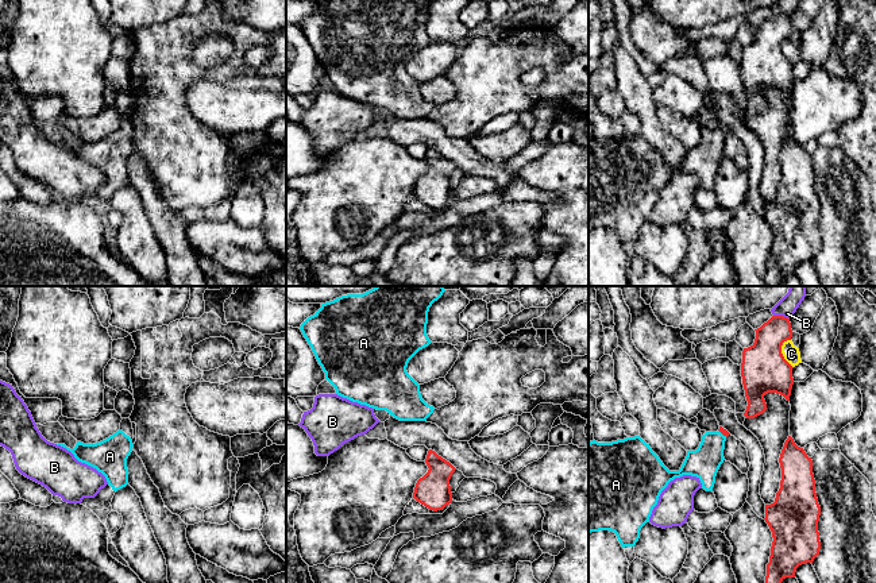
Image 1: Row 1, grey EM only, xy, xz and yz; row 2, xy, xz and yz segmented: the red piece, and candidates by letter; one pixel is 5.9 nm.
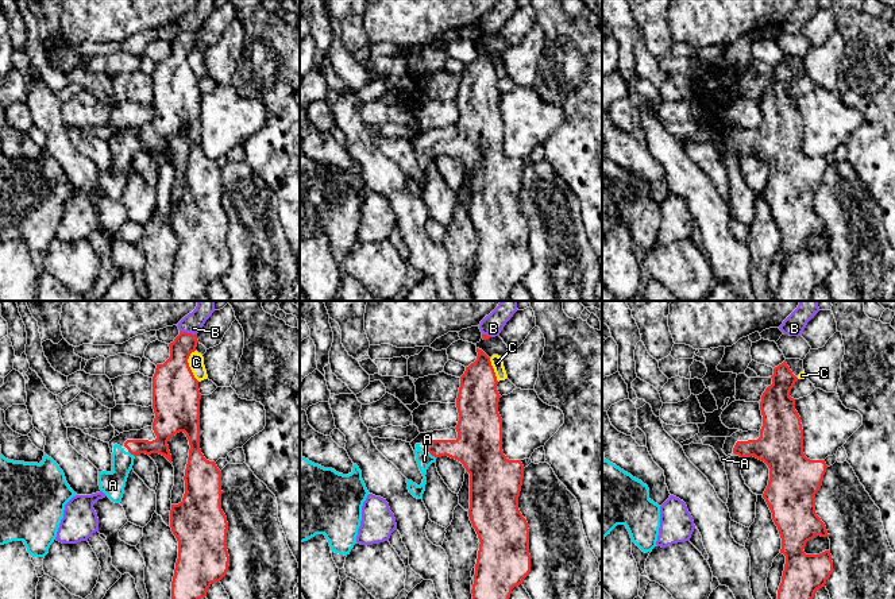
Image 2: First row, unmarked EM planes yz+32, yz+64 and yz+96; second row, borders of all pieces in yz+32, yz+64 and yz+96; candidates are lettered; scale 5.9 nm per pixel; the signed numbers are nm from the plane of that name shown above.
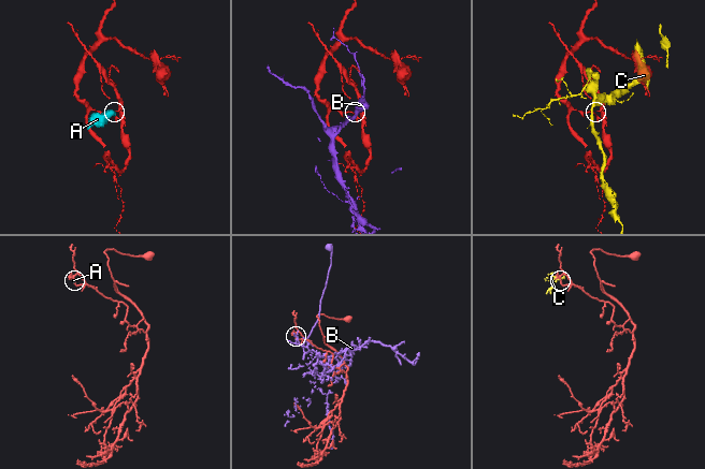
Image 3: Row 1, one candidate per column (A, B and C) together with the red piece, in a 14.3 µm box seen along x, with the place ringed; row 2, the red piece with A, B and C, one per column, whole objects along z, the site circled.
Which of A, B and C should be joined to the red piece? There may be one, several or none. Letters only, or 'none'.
A

